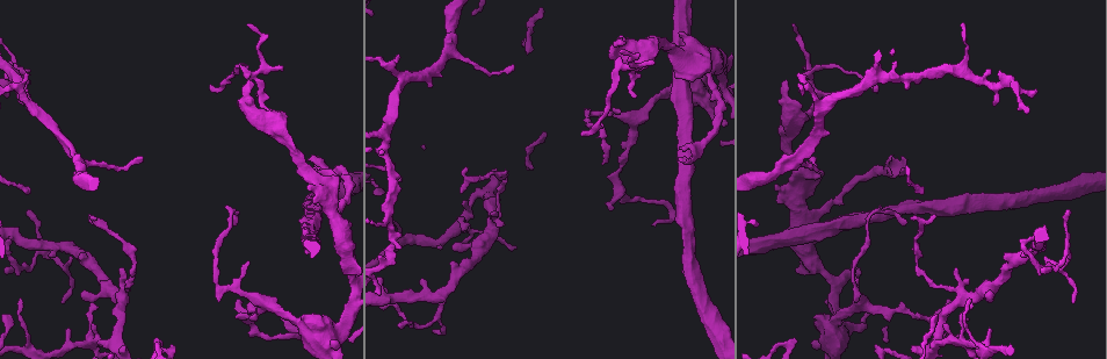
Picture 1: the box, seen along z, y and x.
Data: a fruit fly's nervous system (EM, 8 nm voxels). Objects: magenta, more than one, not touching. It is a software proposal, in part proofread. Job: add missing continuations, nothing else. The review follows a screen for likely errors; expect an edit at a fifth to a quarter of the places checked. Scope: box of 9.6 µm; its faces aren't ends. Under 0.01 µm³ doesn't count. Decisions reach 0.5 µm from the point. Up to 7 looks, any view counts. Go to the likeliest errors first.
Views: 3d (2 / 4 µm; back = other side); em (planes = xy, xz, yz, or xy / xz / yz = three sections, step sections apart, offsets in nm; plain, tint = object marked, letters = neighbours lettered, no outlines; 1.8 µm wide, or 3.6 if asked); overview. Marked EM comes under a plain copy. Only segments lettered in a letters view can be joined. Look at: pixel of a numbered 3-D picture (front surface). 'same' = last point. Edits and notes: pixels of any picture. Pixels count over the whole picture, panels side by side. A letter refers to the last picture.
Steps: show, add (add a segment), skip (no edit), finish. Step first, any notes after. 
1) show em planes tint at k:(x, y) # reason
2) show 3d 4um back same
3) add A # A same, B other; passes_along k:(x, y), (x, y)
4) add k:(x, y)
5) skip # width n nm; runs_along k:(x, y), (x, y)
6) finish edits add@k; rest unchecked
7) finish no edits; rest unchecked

show em planes letters at 1:(452, 249) # branch stops here

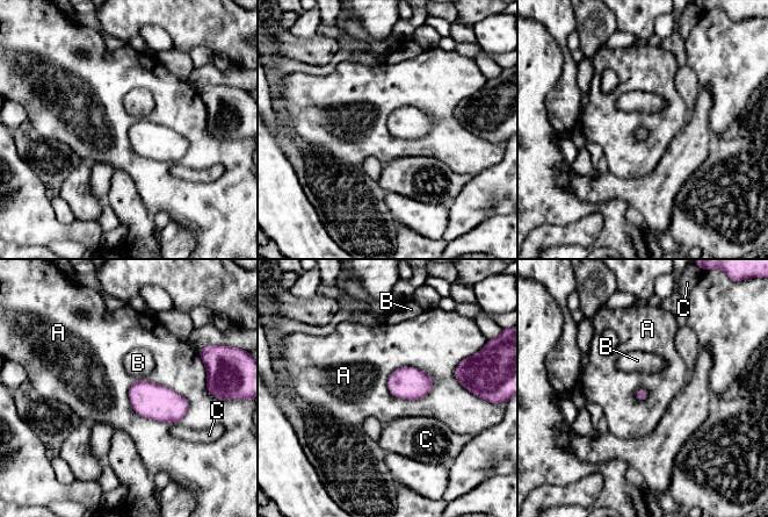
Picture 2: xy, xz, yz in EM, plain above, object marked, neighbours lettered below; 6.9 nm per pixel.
skip # A other, B other, C other; border 2:(434, 380), (414, 400), (386, 387); no lettered segment goes on from it

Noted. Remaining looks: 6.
show em yz step 8 tint at 1:(692, 55) # sudden change in width

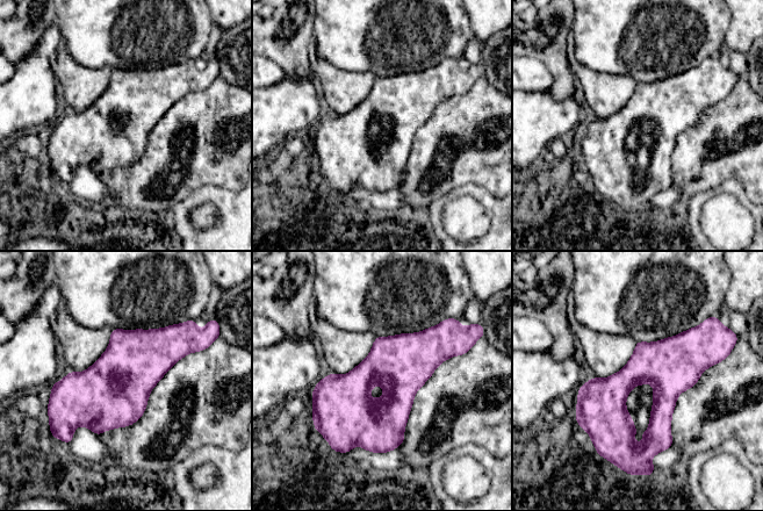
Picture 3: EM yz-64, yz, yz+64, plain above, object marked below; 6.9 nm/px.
show em yz step 8 letters same # what lies round it

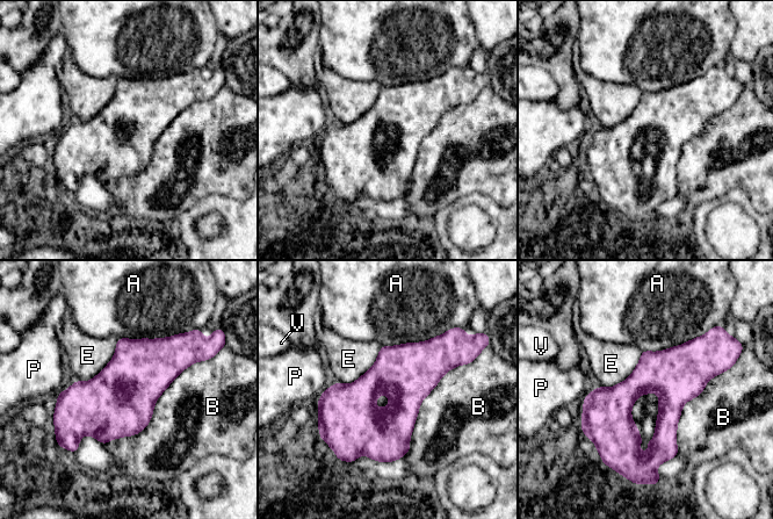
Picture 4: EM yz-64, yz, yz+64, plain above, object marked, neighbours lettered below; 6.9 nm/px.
skip # A other, B other, E other, P other, V other; border 4:(202, 360), (103, 445); no lettered segment goes on from it

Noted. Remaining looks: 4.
show em 3.6um yz step 4 tint at 1:(527, 45)

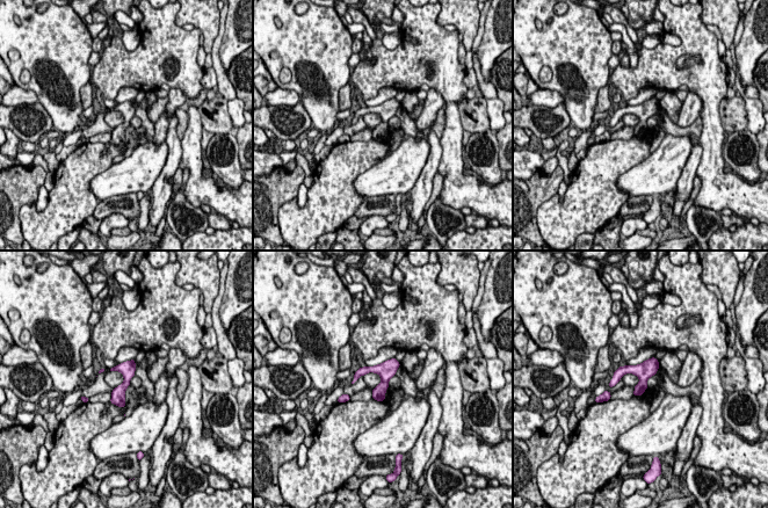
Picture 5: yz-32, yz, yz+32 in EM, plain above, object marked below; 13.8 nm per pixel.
show em 3.6um planes letters same

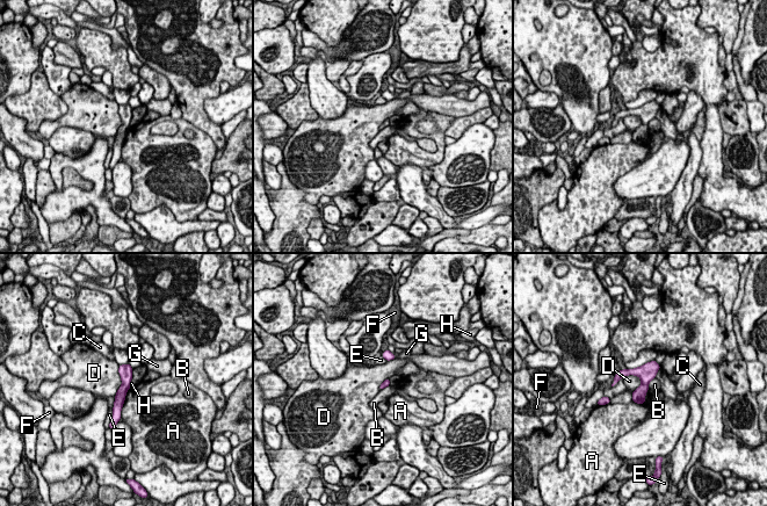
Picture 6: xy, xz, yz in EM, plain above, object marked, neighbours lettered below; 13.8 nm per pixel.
skip # longest_contact A 440 nm; A other, B other, C other, D other, E other, F other, G other, H other; runs_along 6:(127, 367), (116, 416); none of them fits

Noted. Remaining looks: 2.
finish no edits; rest unchecked

